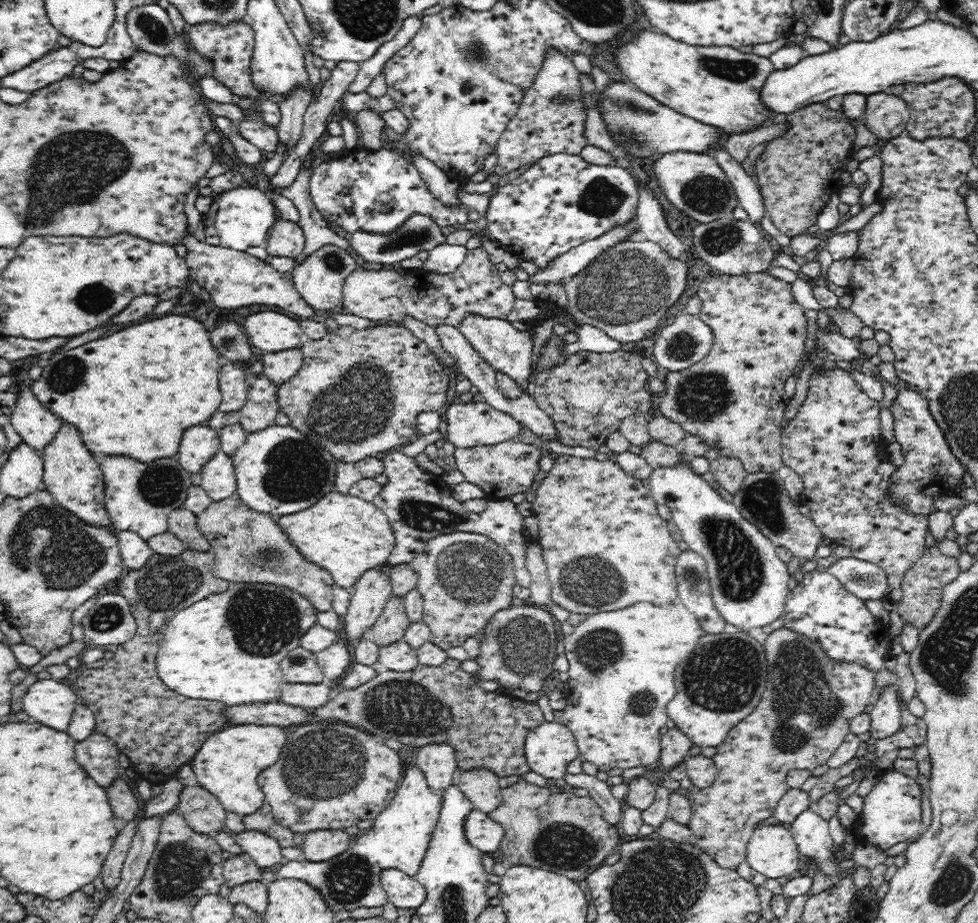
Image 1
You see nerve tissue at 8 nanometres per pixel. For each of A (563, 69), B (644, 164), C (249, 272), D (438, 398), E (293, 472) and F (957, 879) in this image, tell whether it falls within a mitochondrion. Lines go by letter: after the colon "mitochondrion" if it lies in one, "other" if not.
A: other
B: other
C: other
D: other
E: mitochondrion
F: mitochondrion

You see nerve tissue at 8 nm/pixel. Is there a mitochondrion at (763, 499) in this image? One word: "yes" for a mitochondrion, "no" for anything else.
yes

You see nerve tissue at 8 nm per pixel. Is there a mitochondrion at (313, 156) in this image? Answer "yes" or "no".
no

